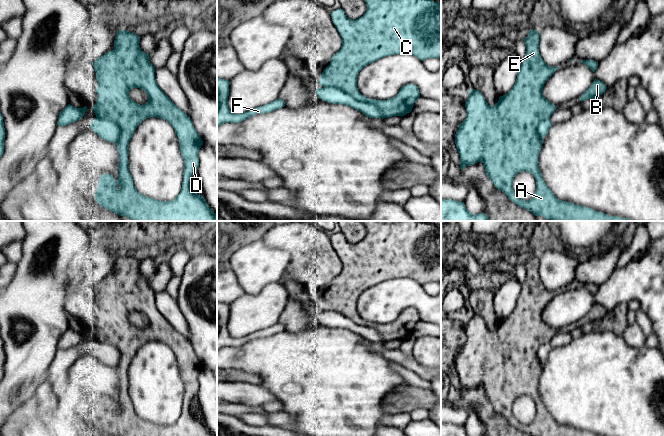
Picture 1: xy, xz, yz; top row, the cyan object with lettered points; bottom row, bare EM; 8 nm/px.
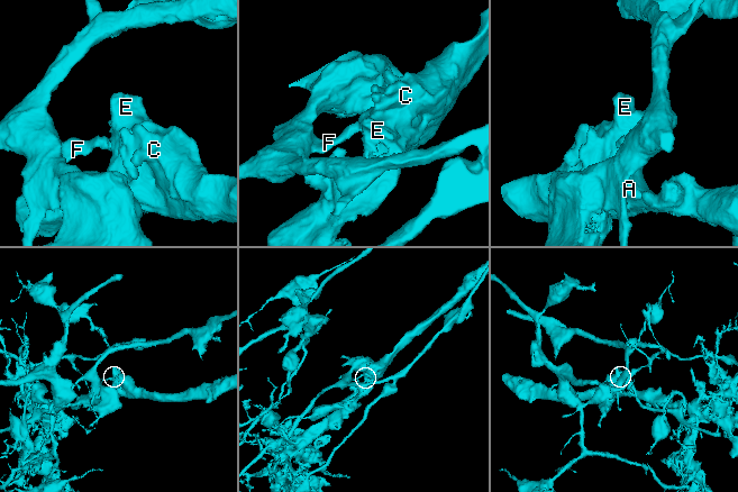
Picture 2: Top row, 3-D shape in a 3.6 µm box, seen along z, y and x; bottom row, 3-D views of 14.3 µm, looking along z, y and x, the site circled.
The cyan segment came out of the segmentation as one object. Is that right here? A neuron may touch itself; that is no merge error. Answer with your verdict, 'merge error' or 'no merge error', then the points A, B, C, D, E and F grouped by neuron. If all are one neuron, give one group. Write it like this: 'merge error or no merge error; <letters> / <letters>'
merge error; A B C D E / F

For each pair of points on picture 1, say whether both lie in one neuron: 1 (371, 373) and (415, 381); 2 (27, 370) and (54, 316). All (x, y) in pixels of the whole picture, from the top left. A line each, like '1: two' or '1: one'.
1: two
2: one

